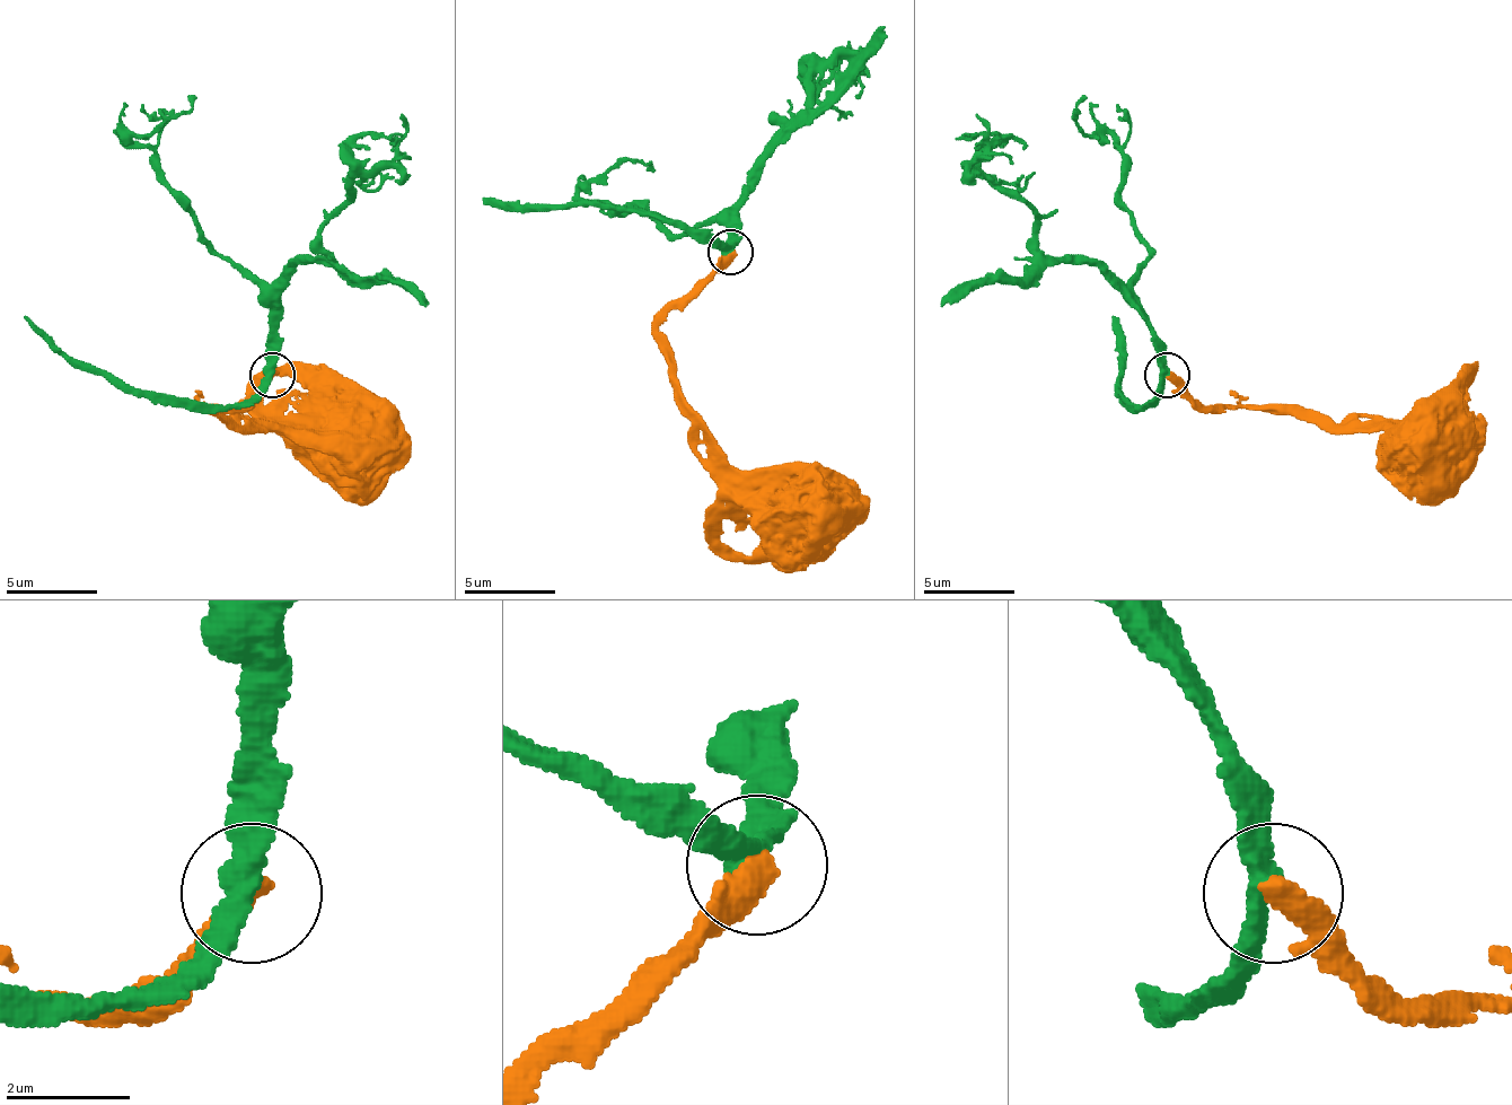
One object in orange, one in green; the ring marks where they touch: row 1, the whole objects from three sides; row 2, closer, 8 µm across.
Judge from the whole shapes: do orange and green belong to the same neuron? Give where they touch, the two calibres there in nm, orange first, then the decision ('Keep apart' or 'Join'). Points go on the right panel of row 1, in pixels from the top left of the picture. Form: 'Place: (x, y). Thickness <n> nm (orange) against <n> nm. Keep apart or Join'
Place: (1167, 375). Thickness 400 nm (orange) against 360 nm. Keep apart

